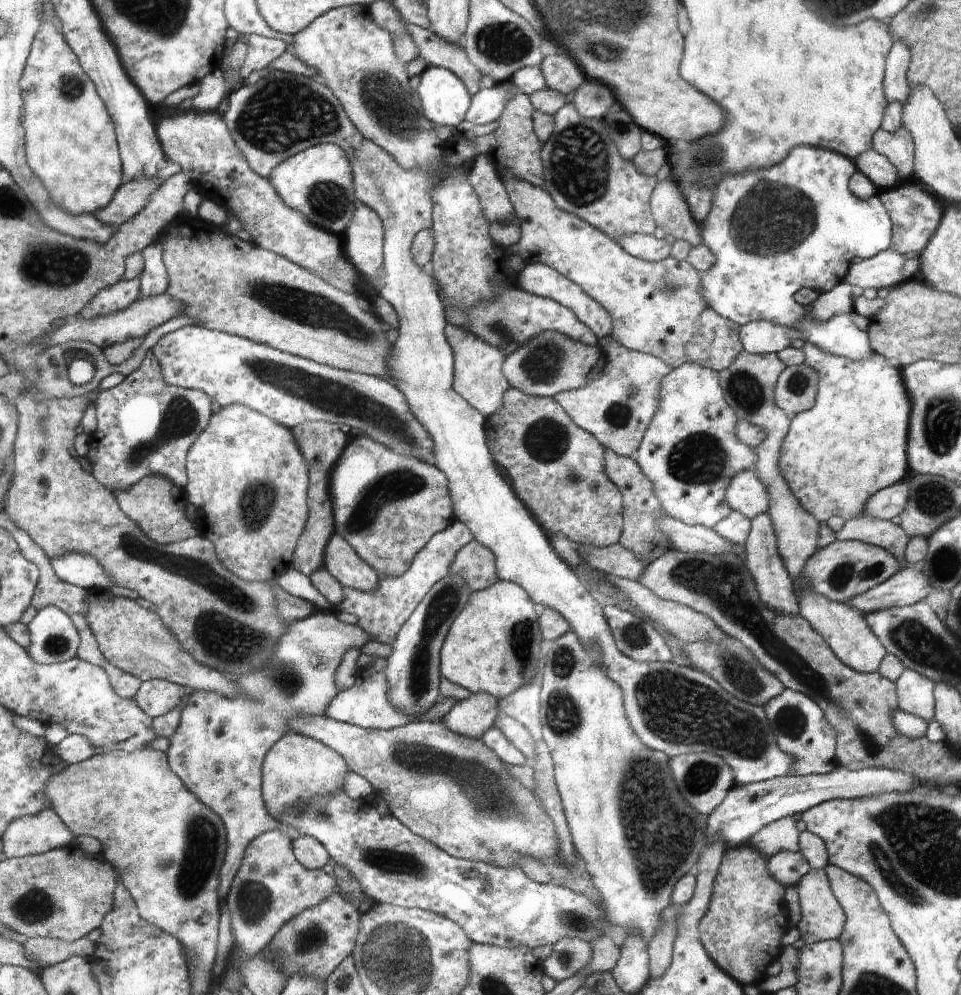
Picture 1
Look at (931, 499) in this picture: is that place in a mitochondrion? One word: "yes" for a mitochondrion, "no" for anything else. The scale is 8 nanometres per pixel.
yes

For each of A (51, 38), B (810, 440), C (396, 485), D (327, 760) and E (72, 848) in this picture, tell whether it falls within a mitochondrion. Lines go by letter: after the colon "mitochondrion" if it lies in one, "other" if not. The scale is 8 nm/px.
A: other
B: other
C: mitochondrion
D: other
E: other

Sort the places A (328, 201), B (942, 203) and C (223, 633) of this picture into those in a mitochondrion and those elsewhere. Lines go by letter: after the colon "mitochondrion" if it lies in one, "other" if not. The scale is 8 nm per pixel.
A: mitochondrion
B: other
C: mitochondrion

